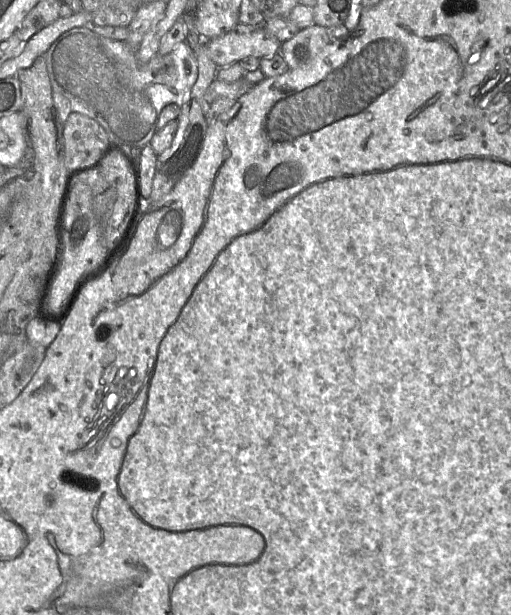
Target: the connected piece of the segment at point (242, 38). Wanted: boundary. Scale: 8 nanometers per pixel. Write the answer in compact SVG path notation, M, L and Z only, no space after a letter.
M239 23L231 31L205 40L209 57L220 67L240 62L247 57L259 59L279 53L281 42L266 31L263 25Z

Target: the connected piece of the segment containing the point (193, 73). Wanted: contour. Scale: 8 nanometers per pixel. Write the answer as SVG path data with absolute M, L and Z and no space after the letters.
M77 27L63 33L44 55L52 90L70 101L72 112L97 121L107 132L114 149L130 153L126 147L149 145L157 131L162 109L168 104L180 107L188 100L198 77L198 61L189 44L181 42L166 55L156 54L147 64L140 64L136 52L126 42L105 38L88 27Z

